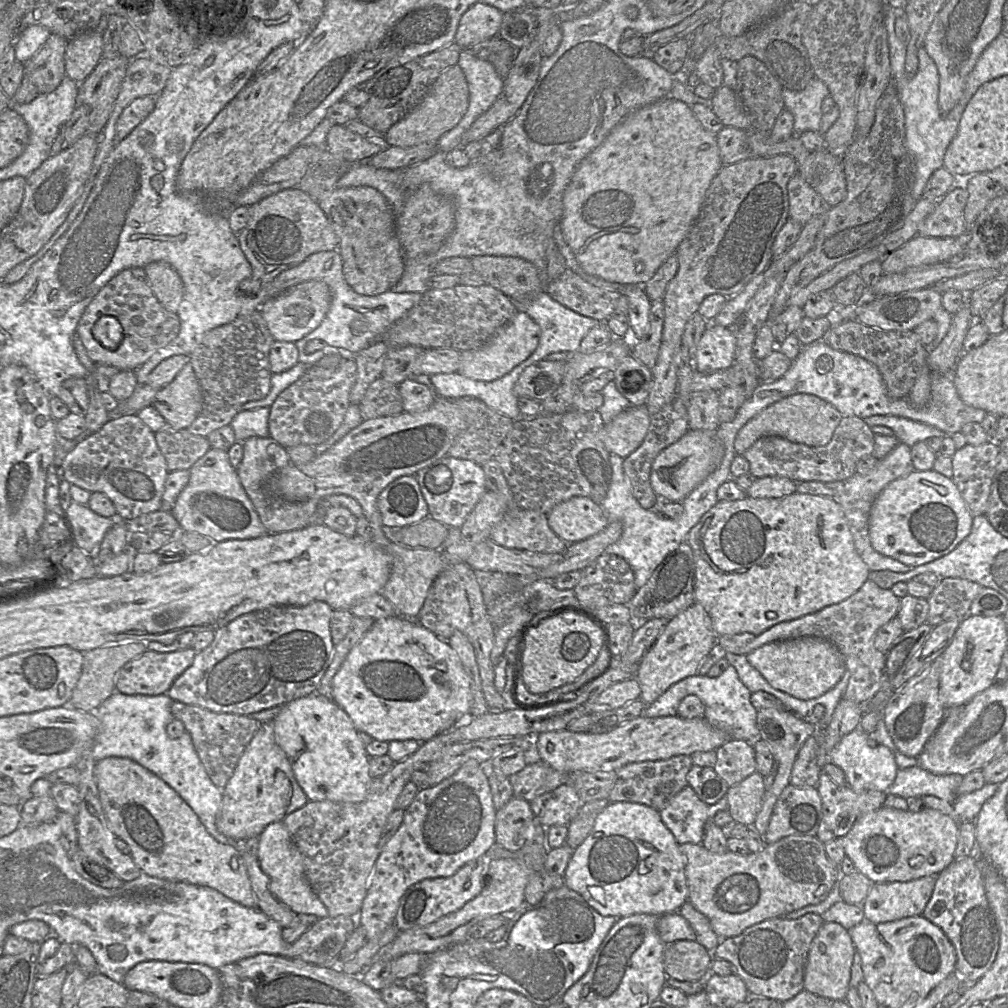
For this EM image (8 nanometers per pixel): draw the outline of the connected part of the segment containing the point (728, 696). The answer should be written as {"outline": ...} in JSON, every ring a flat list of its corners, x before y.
{"outline":[[729,664,727,669,718,677,708,675,693,675,673,684,653,703,647,705,641,714,647,718,677,716,682,699,688,695,696,695,705,706,704,719,713,727,726,733,728,738,753,742,759,738,757,713,751,703,751,692,741,682,736,669]]}

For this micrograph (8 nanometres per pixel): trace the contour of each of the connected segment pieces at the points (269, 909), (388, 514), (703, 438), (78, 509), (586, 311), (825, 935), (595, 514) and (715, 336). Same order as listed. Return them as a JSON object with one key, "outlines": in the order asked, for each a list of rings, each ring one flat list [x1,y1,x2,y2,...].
{"outlines":[[[242,853,247,873,255,895,257,908,278,922,281,927,289,928,301,924,298,914,289,909,268,888,268,879,261,870,258,858]],[[415,475,402,476,390,483,379,494,377,505,386,529,410,526,430,517]],[[689,429,678,441,663,449,651,466,650,482,659,499,682,502,720,464,724,448,716,431]],[[74,501,70,503,65,515,69,526,68,539,96,560,102,540,116,519,100,516,88,505]],[[570,268,548,281,546,292,556,302,586,317,606,322,618,314,628,314,629,300,617,291,585,281]],[[824,922,810,946,805,968,804,989,821,997,846,1000,855,951,846,928,837,922]],[[586,496,559,503,547,518,551,529,568,544,592,537,610,522,601,504]],[[709,323,693,350,694,366,701,373,725,370,732,365,735,350,733,332,727,327]]]}

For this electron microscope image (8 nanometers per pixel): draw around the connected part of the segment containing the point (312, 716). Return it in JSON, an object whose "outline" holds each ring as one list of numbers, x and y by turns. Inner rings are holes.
{"outline":[[315,692,290,701,271,722,276,742,287,755,296,781,309,801,365,800,372,781,370,757,351,718,331,698]]}

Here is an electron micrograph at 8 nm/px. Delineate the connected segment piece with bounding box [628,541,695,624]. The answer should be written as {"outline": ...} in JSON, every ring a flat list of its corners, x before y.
{"outline":[[687,541,682,542,668,554,654,570,648,581,637,590,628,603,636,624,653,618,672,619,695,603,695,562,692,548]]}

